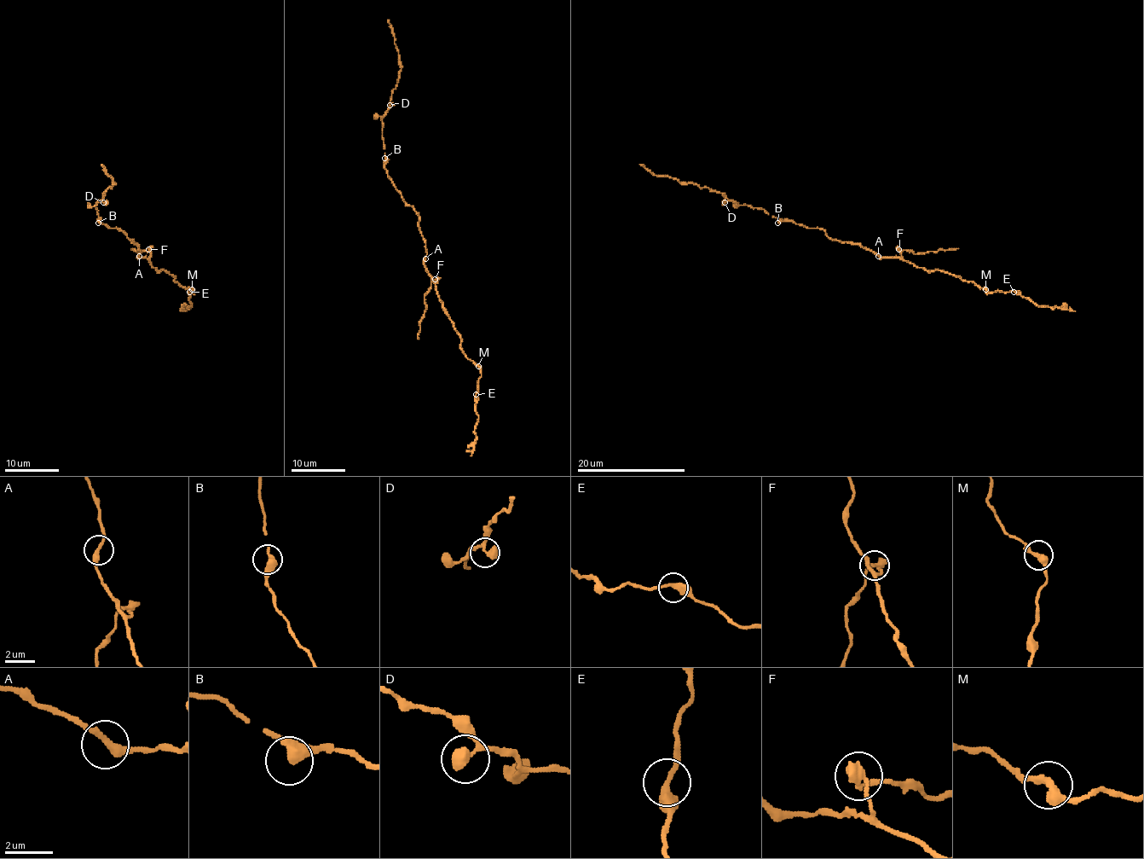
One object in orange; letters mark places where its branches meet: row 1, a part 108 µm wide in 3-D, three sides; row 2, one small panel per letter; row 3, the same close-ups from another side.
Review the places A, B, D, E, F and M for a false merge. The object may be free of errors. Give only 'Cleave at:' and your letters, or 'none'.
Cleave at: F

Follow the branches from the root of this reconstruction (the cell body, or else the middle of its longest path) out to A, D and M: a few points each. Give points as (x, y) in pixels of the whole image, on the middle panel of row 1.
A: (423, 238), (425, 258)
D: (423, 238), (418, 214), (404, 200), (384, 167), (382, 118), (389, 105)
M: (423, 238), (427, 253), (424, 260), (425, 271), (435, 284), (444, 313), (461, 339), (462, 352), (478, 366)

